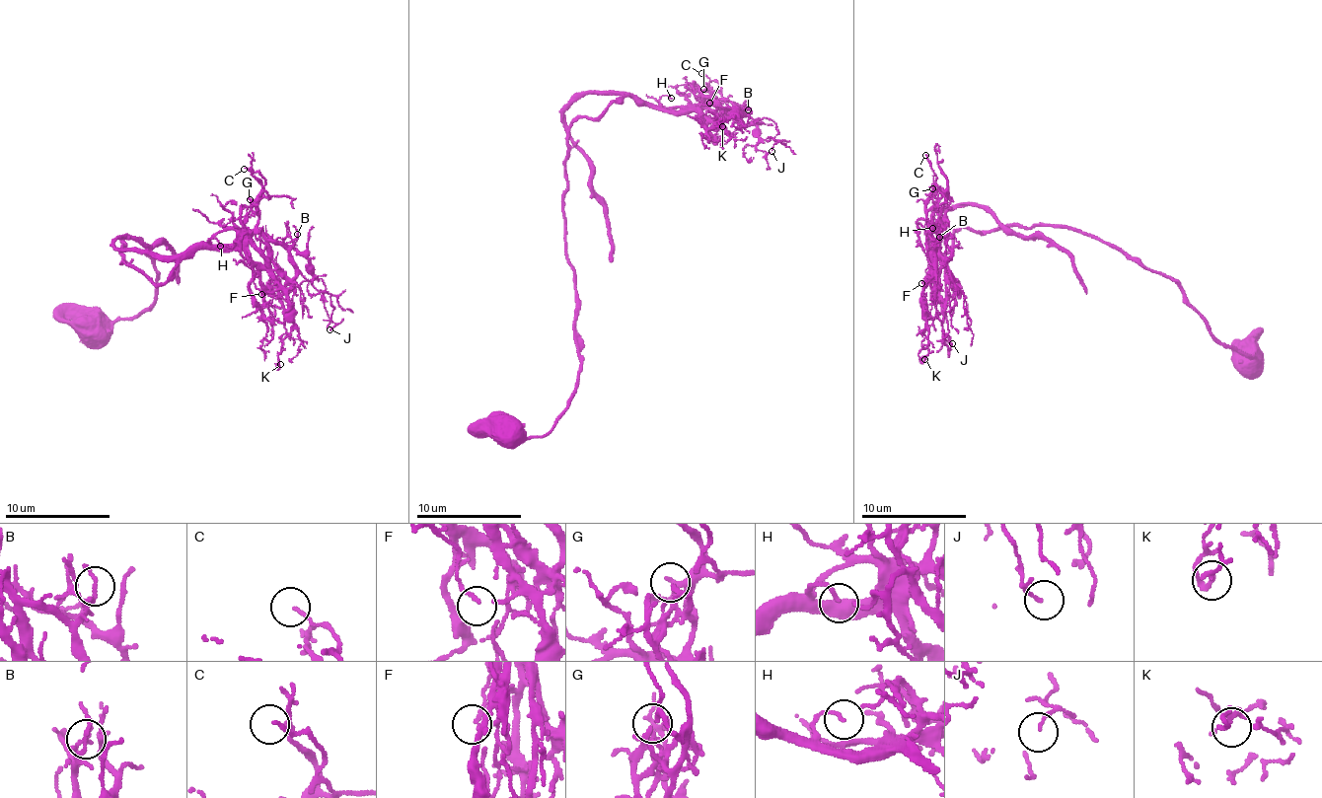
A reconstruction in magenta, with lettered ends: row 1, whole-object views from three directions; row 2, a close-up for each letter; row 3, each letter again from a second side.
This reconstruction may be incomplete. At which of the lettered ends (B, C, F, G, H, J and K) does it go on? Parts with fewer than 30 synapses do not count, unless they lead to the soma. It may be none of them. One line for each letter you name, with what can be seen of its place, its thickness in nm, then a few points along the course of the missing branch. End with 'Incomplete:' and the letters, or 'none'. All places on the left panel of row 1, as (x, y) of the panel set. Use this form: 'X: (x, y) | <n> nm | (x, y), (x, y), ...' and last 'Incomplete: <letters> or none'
Incomplete: none

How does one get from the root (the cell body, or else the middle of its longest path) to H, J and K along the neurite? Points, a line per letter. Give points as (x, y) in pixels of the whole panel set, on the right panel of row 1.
H: (1250, 357), (1211, 333), (1169, 278), (1089, 235), (964, 229), (937, 253), (930, 233), (941, 224), (932, 228)
J: (1250, 357), (1169, 278), (1051, 226), (958, 230), (937, 253), (930, 233), (952, 343)
K: (1250, 357), (1105, 242), (1000, 226), (937, 253), (930, 233), (924, 359)

